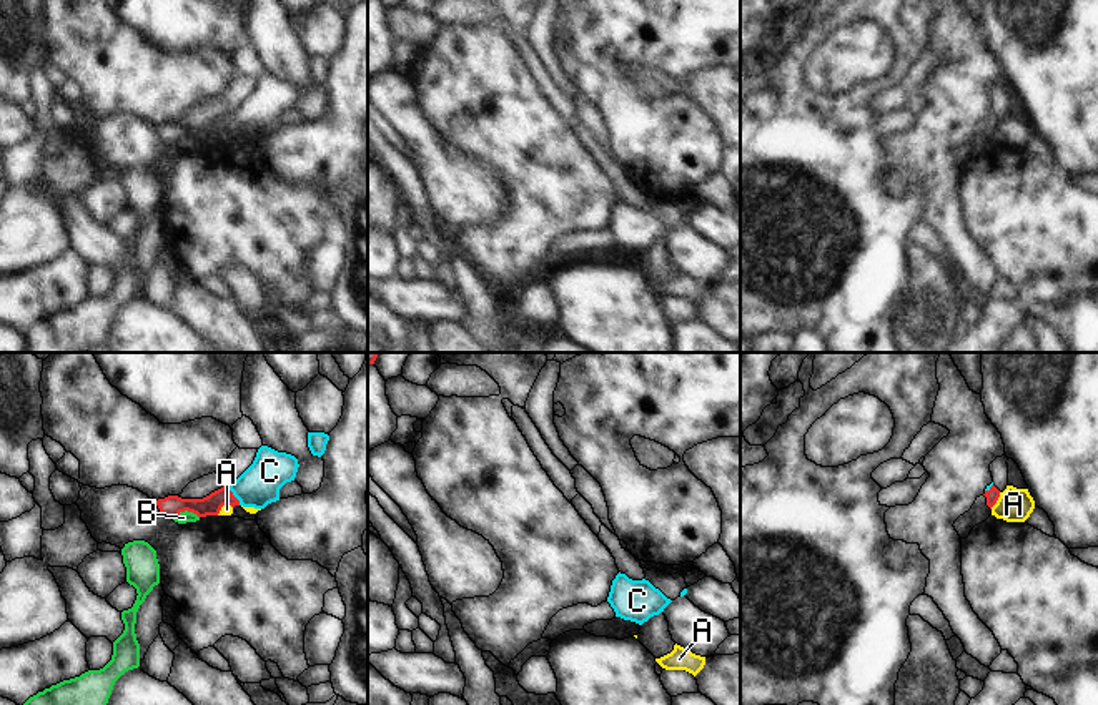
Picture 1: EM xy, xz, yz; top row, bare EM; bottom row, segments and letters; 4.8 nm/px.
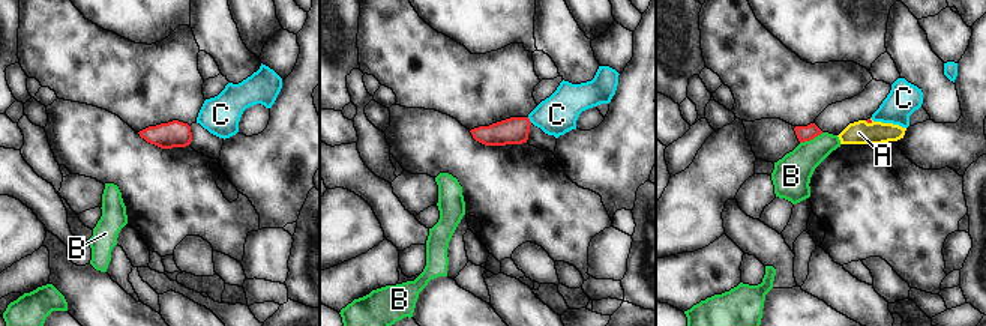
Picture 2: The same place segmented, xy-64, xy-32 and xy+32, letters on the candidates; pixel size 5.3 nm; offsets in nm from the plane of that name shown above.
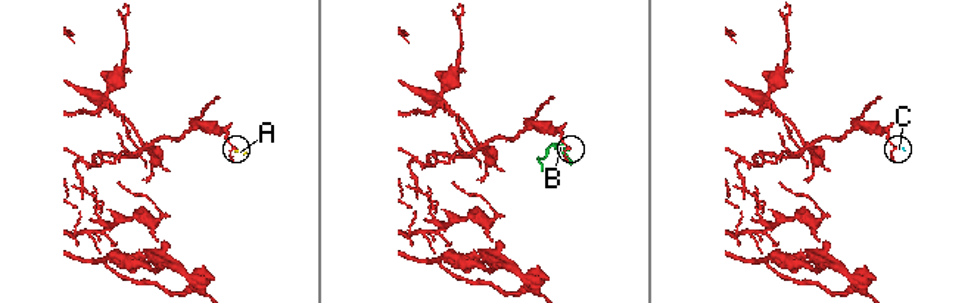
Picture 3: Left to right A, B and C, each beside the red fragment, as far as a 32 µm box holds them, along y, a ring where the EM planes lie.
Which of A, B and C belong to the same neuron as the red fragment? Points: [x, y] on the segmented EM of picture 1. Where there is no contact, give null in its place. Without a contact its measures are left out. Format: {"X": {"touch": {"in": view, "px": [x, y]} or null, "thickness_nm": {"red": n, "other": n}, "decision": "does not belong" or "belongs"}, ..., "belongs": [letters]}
{"A": {"touch": {"in": "yz", "px": [997, 499]}, "thickness_nm": {"red": 70, "other": 160}, "decision": "does not belong"}, "B": {"touch": {"in": "xy", "px": [185, 509]}, "thickness_nm": {"red": 100, "other": 60}, "decision": "does not belong"}, "C": {"touch": {"in": "xy", "px": [233, 496]}, "thickness_nm": {"red": 100, "other": 200}, "decision": "belongs"}, "belongs": ["C"]}

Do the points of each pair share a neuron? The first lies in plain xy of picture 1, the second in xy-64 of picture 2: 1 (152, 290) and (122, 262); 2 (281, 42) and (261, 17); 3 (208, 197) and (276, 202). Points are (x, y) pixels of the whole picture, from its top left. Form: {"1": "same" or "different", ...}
{"1": "different", "2": "different", "3": "different"}

